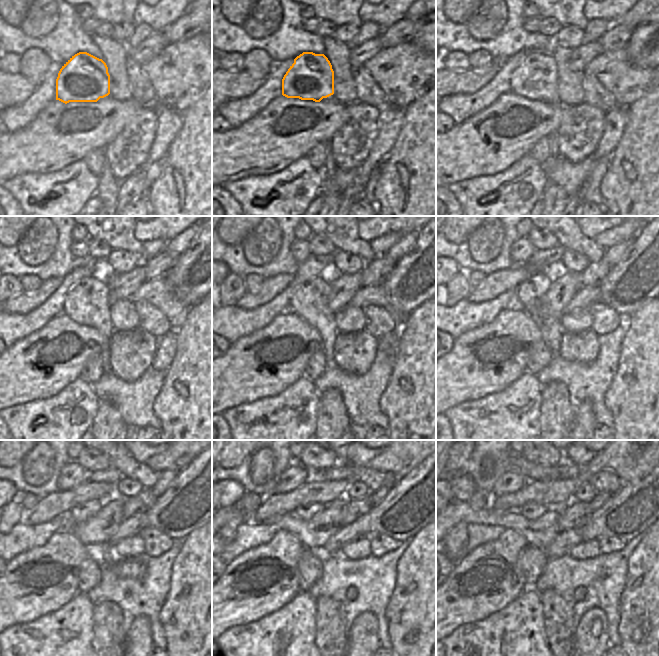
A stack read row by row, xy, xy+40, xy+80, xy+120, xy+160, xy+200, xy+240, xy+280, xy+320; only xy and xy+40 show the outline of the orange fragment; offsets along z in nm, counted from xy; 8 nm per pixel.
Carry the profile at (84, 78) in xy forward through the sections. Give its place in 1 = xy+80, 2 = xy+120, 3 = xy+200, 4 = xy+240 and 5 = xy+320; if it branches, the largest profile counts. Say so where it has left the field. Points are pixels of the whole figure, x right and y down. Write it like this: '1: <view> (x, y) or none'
1: xy+80 (536, 78)
2: xy+120 (88, 302)
3: xy+200 (529, 292)
4: xy+240 (82, 512)
5: xy+320 (530, 511)

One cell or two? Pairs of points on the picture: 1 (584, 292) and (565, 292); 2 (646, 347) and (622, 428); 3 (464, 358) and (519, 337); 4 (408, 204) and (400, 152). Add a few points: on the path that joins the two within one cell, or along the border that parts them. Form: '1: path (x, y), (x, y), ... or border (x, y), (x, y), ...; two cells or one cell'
1: border (582, 287), (564, 310); two cells
2: path (646, 367), (646, 404), (642, 408); one cell
3: path (477, 347), (500, 347), (505, 342); one cell
4: path (410, 191), (408, 165); one cell

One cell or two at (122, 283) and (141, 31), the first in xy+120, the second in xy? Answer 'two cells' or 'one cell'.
two cells

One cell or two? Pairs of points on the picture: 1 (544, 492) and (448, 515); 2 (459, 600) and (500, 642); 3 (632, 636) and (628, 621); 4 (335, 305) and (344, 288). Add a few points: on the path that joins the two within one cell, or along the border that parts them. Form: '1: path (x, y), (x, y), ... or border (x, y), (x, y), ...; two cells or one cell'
1: border (484, 507), (509, 512); two cells
2: border (500, 609), (482, 619), (463, 623), (457, 628); two cells
3: path (632, 632), (632, 625); one cell
4: path (336, 301), (341, 292); one cell

